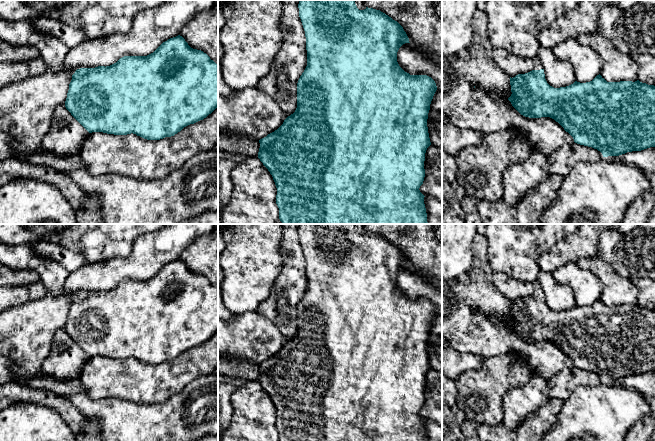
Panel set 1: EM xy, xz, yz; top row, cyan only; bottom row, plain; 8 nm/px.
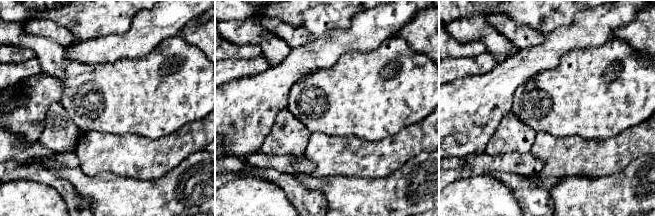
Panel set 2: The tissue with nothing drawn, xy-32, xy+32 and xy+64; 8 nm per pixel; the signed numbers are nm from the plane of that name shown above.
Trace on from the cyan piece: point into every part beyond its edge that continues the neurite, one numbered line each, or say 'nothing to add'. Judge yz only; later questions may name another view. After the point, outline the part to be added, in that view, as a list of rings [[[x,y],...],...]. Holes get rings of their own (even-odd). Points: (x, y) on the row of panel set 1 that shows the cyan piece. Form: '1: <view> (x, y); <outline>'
1: yz (537, 64); [[[535,57],[533,60],[534,60],[533,70],[543,69],[542,63],[540,62],[540,60],[537,57]]]

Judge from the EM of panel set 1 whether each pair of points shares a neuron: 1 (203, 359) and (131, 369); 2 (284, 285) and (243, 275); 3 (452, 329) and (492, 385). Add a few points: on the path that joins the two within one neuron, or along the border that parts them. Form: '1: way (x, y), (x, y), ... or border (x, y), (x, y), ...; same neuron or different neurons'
1: way (185, 368), (179, 372), (149, 372); same neuron
2: border (282, 260), (281, 271), (270, 293), (260, 302); different neurons
3: border (507, 353), (486, 356), (484, 358); different neurons

